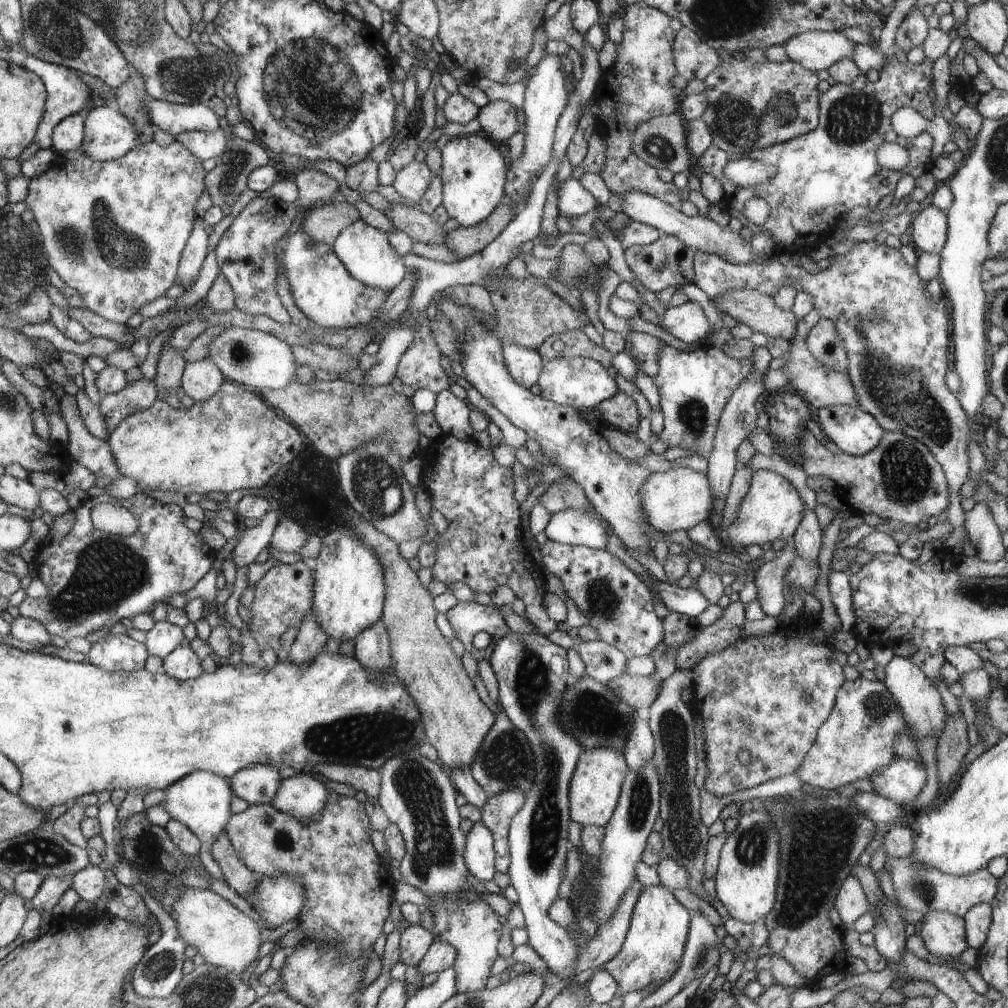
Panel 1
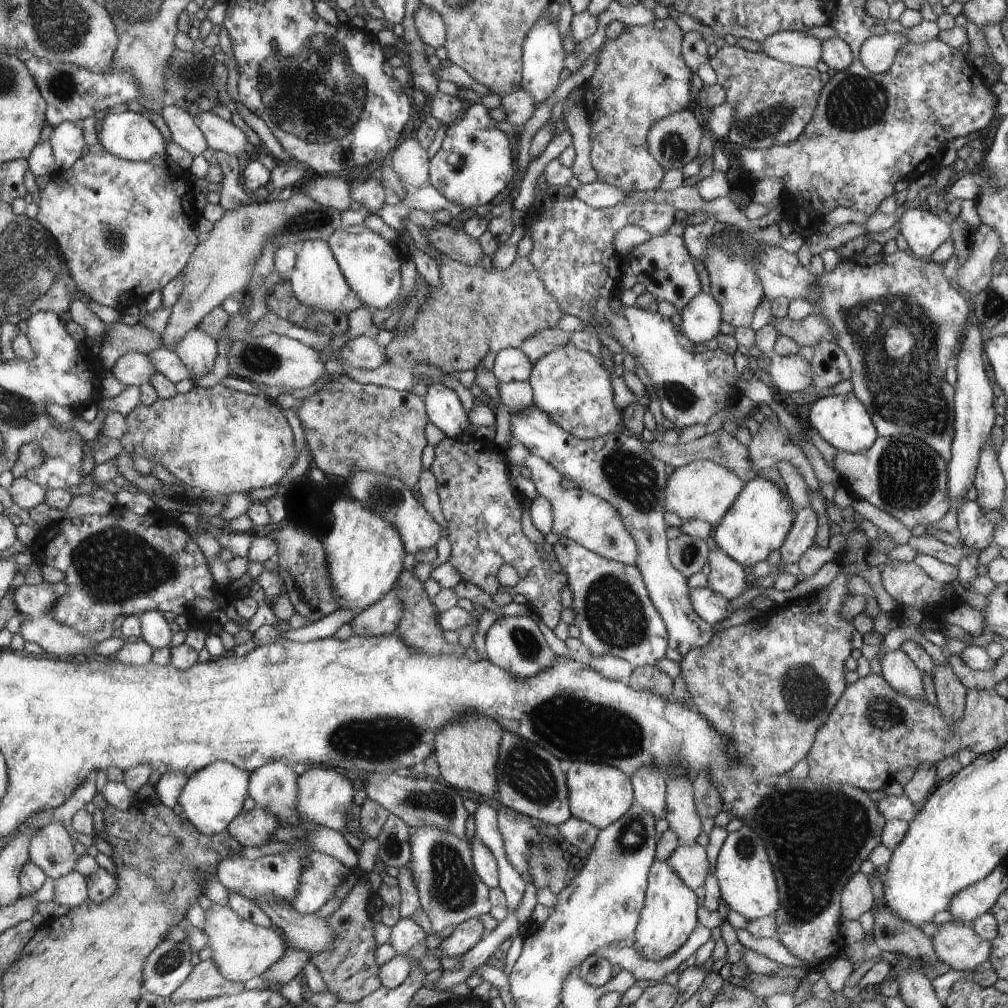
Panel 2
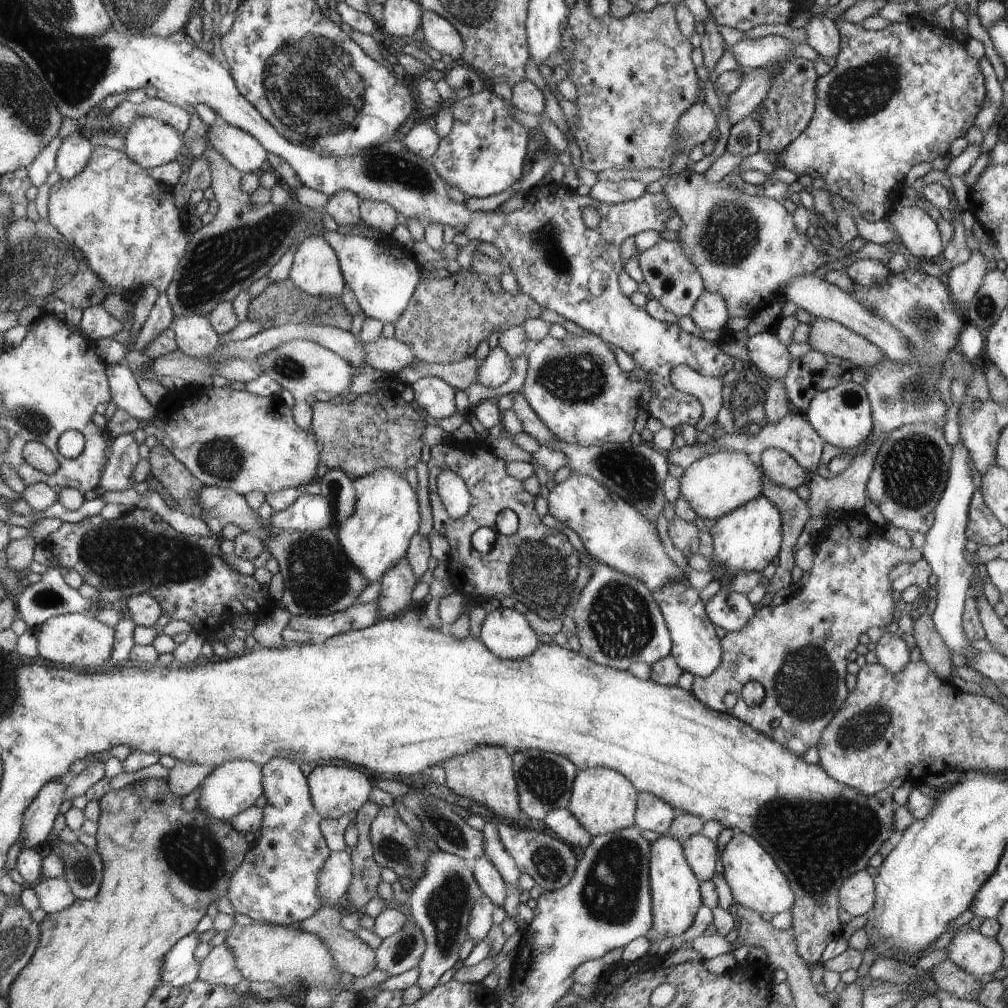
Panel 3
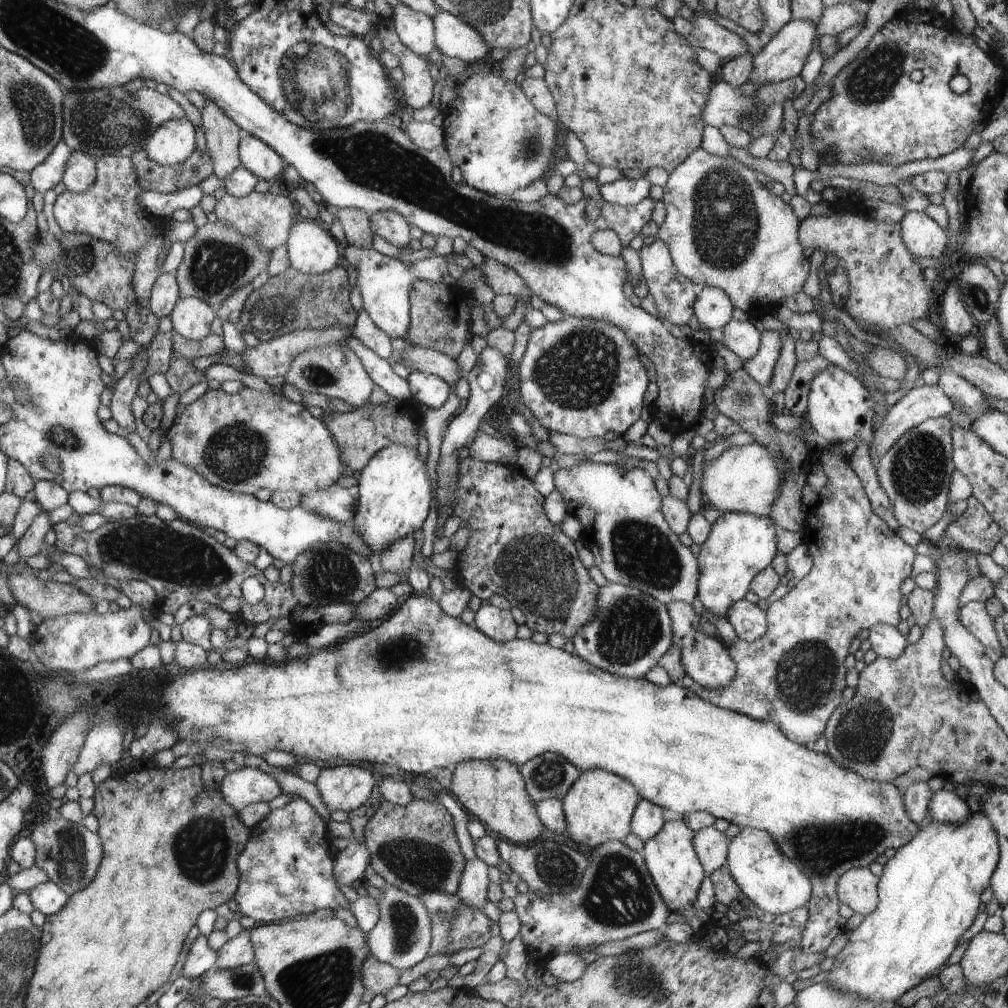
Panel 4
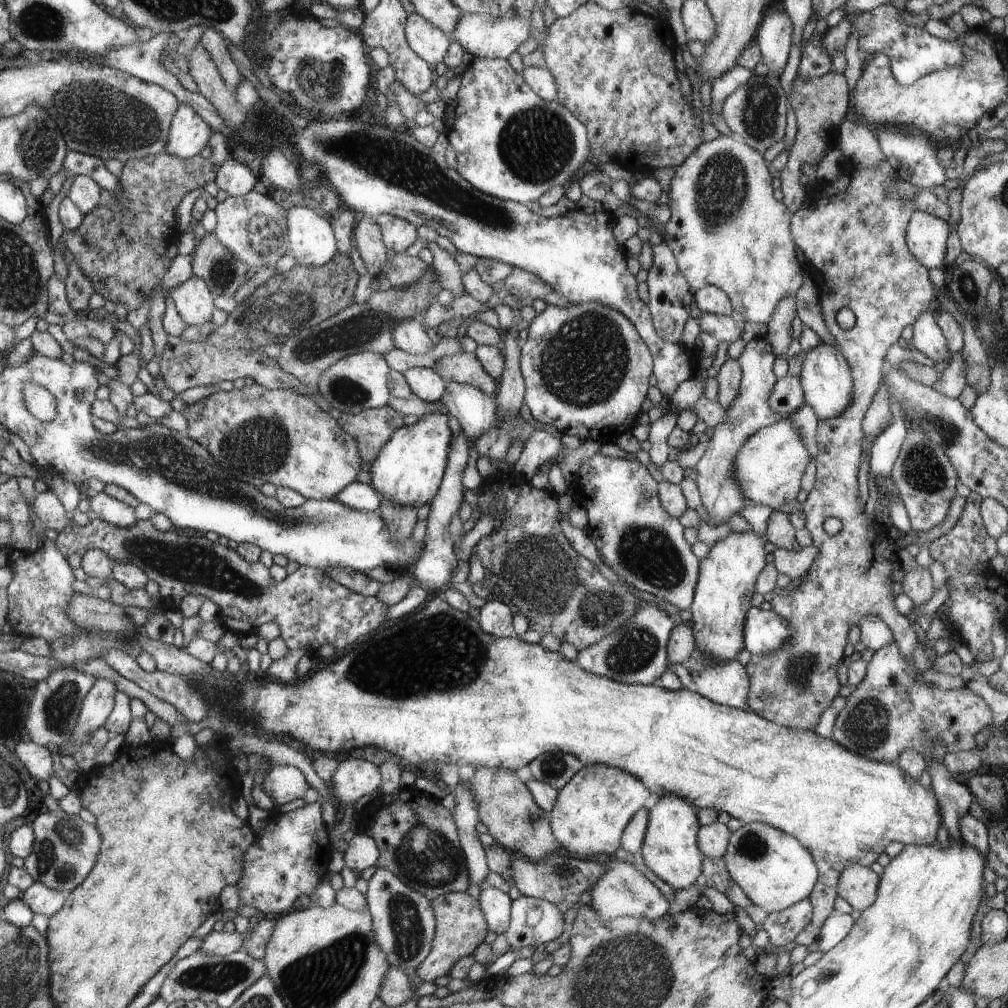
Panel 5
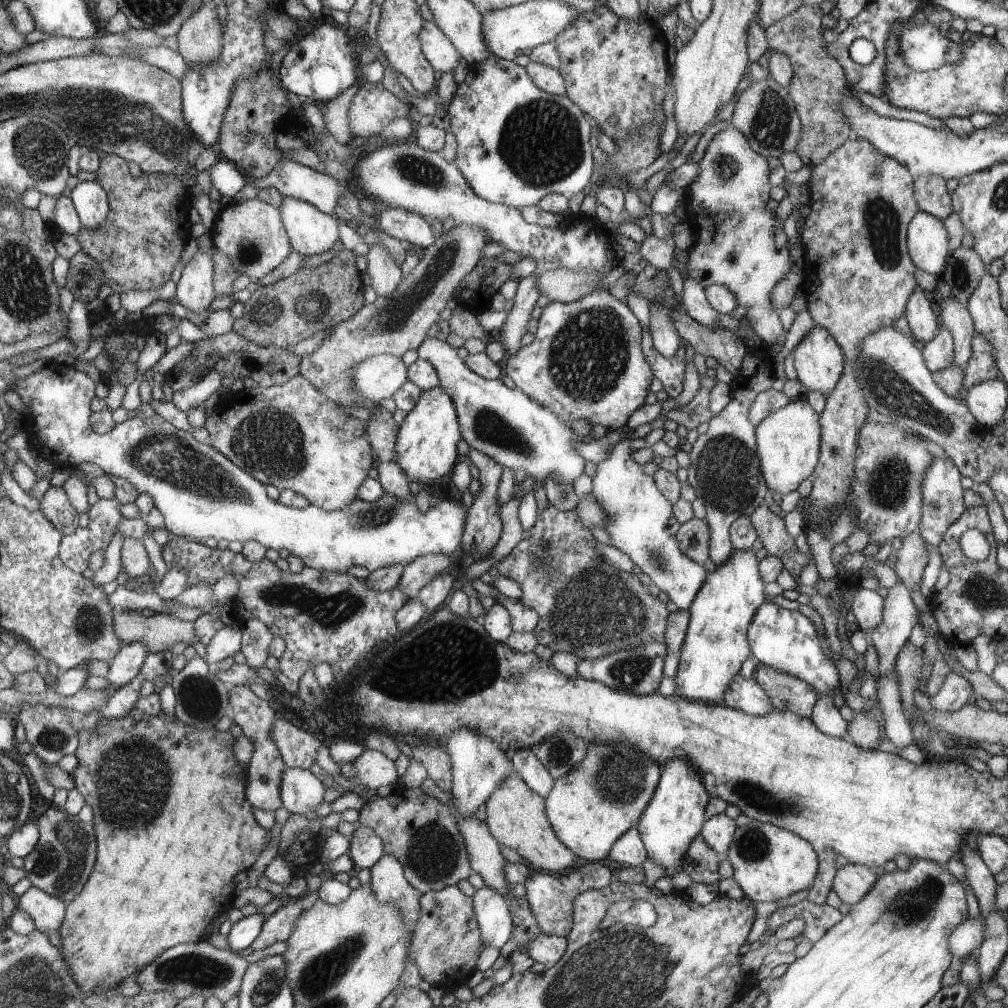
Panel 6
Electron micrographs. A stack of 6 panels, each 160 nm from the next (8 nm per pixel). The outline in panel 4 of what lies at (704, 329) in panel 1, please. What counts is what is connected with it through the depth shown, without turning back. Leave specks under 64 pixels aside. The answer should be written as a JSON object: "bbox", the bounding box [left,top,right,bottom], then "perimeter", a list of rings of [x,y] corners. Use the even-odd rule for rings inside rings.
{"bbox":[693,287,733,332],"perimeter":[[[703,287],[693,306],[699,326],[711,332],[722,330],[733,319],[732,310],[732,301],[718,287]]]}

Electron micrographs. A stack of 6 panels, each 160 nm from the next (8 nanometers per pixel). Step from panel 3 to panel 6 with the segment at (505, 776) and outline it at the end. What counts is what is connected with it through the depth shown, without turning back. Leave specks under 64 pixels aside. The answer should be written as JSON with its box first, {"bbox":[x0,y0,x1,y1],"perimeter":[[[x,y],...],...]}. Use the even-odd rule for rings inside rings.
{"bbox":[485,773,580,874],"perimeter":[[[518,773],[508,775],[506,780],[491,794],[486,802],[485,820],[492,836],[499,844],[516,850],[533,869],[561,874],[580,863],[579,858],[555,835],[547,816],[546,799],[536,793]]]}

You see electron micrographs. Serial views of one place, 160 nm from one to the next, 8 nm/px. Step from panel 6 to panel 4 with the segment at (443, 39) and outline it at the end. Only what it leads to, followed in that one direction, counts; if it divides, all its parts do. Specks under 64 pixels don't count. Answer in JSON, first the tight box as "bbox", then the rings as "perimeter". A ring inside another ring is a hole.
{"bbox":[393,3,435,55],"perimeter":[[[398,3],[393,8],[393,27],[399,39],[412,52],[429,55],[435,48],[435,25],[432,17],[408,5]]]}

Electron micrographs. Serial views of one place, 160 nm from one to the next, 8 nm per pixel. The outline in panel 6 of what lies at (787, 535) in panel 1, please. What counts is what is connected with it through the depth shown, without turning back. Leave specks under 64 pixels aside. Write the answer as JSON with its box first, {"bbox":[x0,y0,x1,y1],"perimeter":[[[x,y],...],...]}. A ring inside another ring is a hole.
{"bbox":[674,549,776,705],"perimeter":[[[734,549],[725,563],[716,565],[716,570],[707,572],[702,588],[687,610],[689,623],[680,649],[678,674],[674,678],[678,696],[722,705],[733,676],[739,674],[742,663],[751,657],[747,630],[757,608],[776,600],[766,599],[754,550]]]}

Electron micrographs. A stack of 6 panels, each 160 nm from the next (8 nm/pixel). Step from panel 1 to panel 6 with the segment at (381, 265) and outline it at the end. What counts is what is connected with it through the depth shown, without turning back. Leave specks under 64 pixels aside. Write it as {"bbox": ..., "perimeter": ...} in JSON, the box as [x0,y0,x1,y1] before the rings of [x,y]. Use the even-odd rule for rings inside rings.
{"bbox":[416,336,588,485],"perimeter":[[[427,336],[416,352],[420,359],[427,360],[434,366],[439,378],[439,386],[454,401],[462,437],[469,444],[469,448],[491,456],[503,468],[511,468],[514,472],[516,469],[520,469],[526,476],[534,476],[536,485],[544,484],[546,477],[551,472],[555,474],[554,482],[562,484],[573,483],[584,472],[587,460],[579,455],[573,448],[573,444],[580,441],[586,442],[588,439],[578,436],[570,427],[570,423],[565,423],[554,411],[540,406],[521,389],[507,387],[501,379],[488,380],[478,376],[458,356],[457,350],[448,345],[446,341]]]}

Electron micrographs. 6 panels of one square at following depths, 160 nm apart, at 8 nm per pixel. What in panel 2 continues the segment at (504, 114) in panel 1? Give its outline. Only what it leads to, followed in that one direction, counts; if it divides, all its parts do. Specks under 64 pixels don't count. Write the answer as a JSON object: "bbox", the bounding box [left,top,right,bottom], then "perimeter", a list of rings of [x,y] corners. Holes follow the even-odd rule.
{"bbox":[500,88,537,130],"perimeter":[[[518,88],[501,98],[500,108],[506,113],[505,124],[510,130],[522,127],[533,116],[537,107],[531,93],[522,88]]]}

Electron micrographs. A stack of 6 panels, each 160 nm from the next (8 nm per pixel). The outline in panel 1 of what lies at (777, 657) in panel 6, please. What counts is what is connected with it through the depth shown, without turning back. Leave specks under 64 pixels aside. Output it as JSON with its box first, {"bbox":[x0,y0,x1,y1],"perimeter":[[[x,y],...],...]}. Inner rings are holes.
{"bbox":[645,577,710,618],"perimeter":[[[653,577],[650,582],[645,582],[647,587],[652,591],[653,596],[662,600],[664,606],[669,611],[678,614],[696,618],[698,614],[704,612],[710,606],[709,600],[698,590],[683,589],[678,585],[671,585]]]}

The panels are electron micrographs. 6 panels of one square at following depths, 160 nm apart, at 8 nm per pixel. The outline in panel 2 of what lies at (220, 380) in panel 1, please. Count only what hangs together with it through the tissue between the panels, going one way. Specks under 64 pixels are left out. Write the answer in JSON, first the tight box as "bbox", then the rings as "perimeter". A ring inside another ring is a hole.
{"bbox":[172,328,218,386],"perimeter":[[[196,328],[189,330],[172,352],[180,357],[182,364],[191,372],[193,377],[188,379],[196,386],[196,380],[212,370],[218,358],[218,344],[208,333]]]}

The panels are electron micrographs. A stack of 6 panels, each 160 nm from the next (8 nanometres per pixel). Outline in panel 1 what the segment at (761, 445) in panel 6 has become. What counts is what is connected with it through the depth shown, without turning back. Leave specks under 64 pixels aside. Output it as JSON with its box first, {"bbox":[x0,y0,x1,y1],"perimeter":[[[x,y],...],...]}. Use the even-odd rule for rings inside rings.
{"bbox":[639,467,715,533],"perimeter":[[[688,467],[650,473],[643,482],[639,495],[643,500],[642,508],[644,514],[647,514],[649,524],[662,533],[676,532],[681,528],[689,531],[697,524],[706,522],[715,509],[707,475]]]}

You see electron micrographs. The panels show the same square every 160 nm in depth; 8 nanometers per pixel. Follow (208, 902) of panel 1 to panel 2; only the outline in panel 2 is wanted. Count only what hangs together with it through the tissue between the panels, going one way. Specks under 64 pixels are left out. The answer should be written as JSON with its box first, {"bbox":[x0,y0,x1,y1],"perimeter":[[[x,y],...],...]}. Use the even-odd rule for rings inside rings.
{"bbox":[202,904,286,982],"perimeter":[[[213,904],[205,912],[206,924],[202,931],[208,936],[212,958],[222,977],[228,981],[243,982],[261,976],[271,965],[278,962],[286,952],[286,942],[276,927],[264,928],[243,920],[229,906]]]}

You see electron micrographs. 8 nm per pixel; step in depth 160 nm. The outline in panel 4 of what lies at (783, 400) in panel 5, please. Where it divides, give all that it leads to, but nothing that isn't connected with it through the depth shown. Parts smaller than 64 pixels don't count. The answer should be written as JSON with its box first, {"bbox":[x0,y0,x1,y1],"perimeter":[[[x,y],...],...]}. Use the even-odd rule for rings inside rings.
{"bbox":[785,354,834,416],"perimeter":[[[818,354],[810,360],[798,361],[793,370],[790,382],[785,388],[785,407],[796,416],[804,416],[807,409],[807,398],[811,391],[811,382],[823,370],[834,366],[829,360]]]}

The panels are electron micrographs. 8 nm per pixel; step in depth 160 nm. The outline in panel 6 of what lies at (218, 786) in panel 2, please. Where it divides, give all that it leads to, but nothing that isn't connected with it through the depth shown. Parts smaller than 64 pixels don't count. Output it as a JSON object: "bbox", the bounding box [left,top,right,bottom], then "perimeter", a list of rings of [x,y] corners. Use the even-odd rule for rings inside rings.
{"bbox":[280,767,327,815],"perimeter":[[[290,767],[284,771],[280,783],[280,798],[289,813],[302,815],[324,802],[327,788],[311,771]]]}

